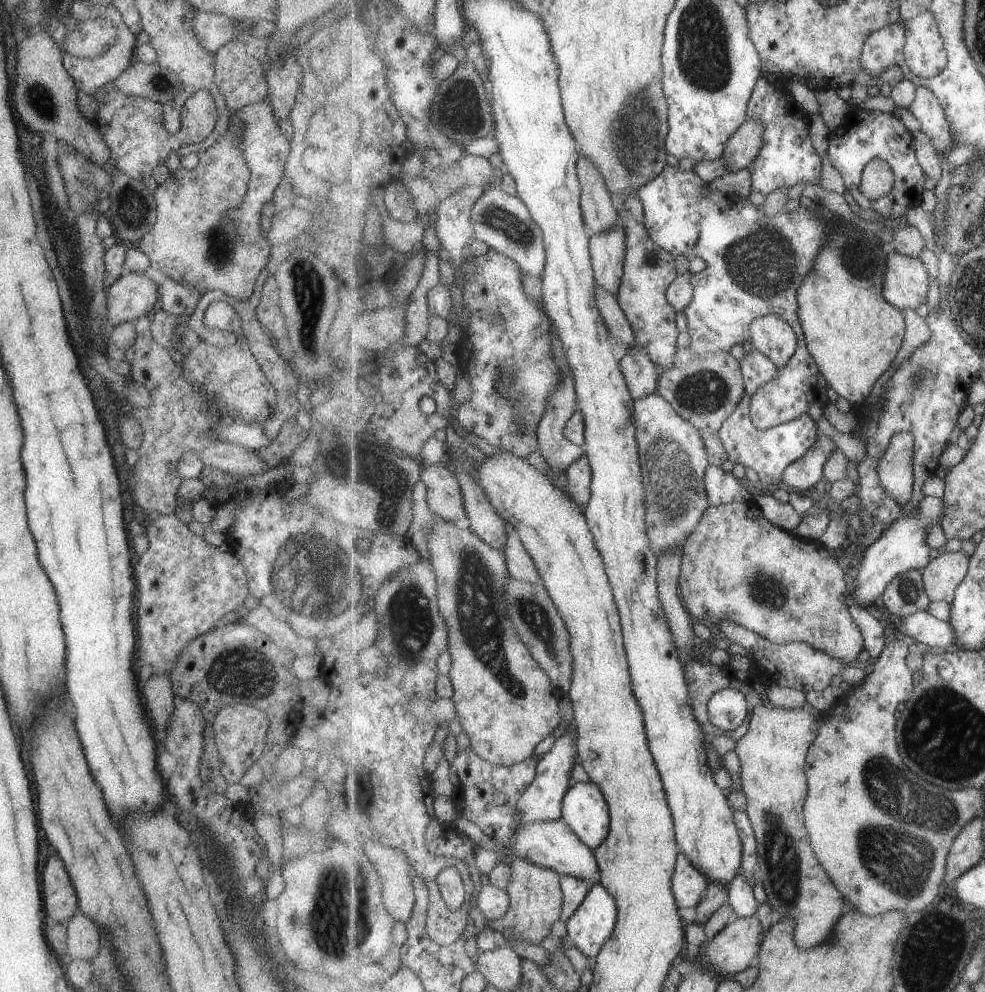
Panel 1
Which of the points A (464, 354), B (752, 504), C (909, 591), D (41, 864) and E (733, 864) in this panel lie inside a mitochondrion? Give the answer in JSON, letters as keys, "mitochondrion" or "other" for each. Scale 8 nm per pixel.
{"A":"other","B":"other","C":"mitochondrion","D":"other","E":"other"}

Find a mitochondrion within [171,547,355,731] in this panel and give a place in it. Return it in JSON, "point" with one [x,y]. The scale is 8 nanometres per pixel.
{"point":[236,669]}

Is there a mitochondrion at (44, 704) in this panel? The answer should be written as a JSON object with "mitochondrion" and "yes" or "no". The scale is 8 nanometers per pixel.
{"mitochondrion":"no"}

